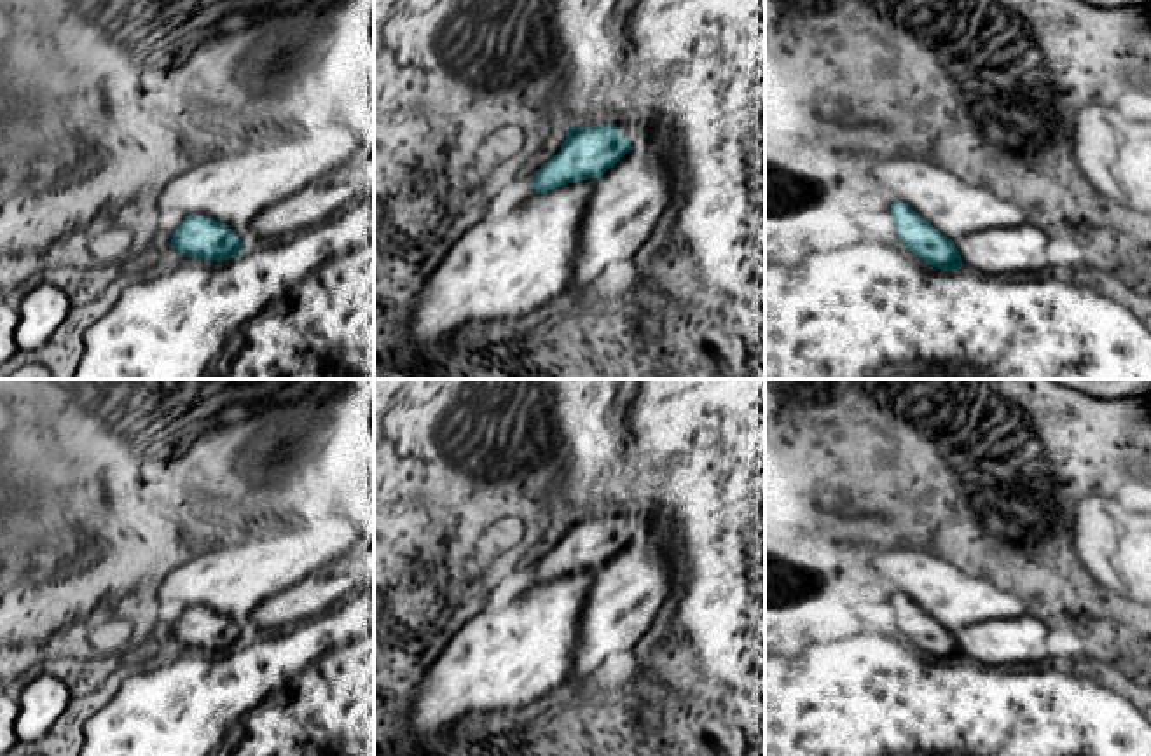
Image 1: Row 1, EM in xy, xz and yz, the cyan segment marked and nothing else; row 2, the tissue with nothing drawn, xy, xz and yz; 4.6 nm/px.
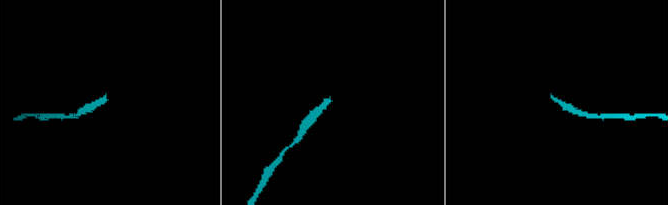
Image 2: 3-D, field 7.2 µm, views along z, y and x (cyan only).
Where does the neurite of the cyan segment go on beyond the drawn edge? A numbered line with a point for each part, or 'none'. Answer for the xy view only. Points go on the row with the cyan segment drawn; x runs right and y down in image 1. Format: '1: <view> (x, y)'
1: xy (240, 231)

